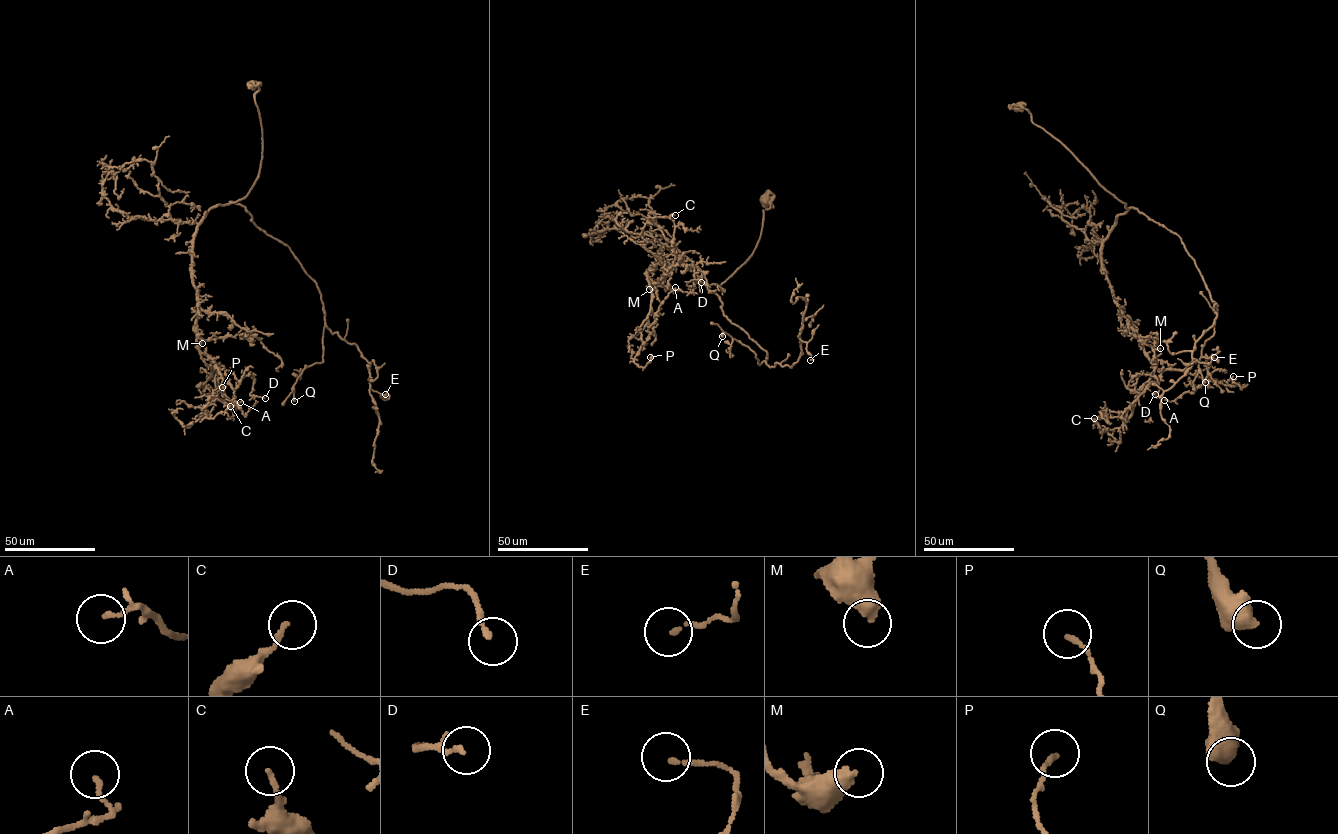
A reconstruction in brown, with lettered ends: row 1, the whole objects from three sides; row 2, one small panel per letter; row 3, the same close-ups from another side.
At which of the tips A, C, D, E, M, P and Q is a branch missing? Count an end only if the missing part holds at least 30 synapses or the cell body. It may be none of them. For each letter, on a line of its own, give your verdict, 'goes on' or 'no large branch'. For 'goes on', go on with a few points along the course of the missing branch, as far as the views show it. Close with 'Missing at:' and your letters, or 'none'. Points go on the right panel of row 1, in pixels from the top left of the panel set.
A: no large branch
C: no large branch
D: no large branch
E: no large branch
M: no large branch
P: no large branch
Q: no large branch
Missing at: none

